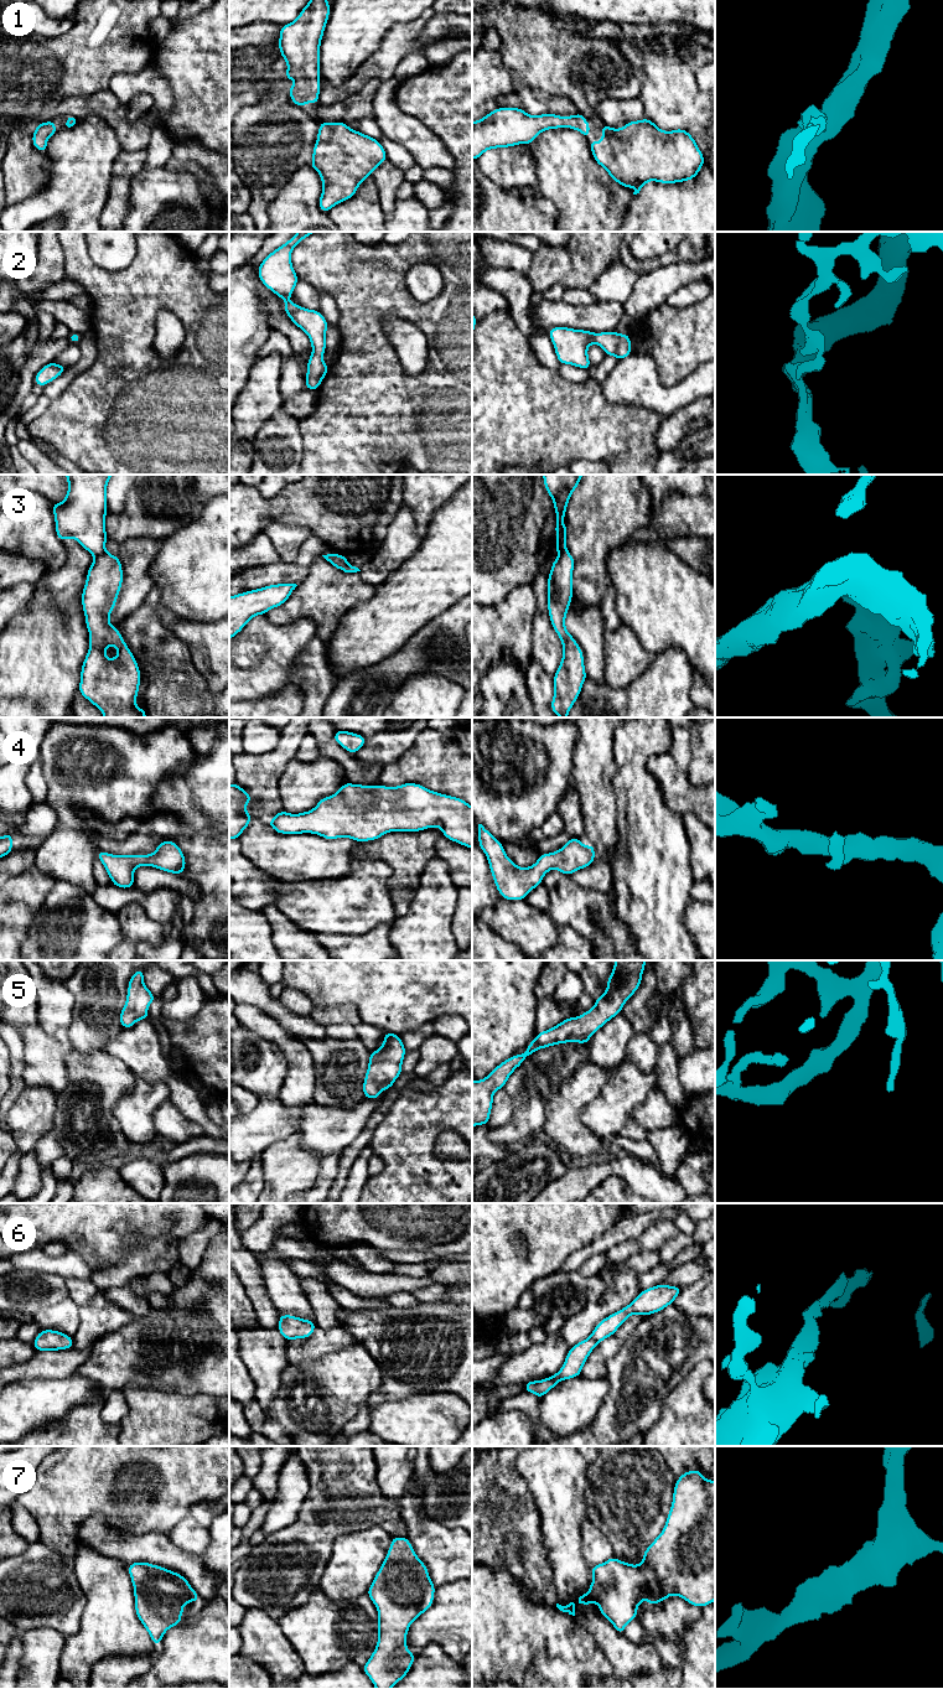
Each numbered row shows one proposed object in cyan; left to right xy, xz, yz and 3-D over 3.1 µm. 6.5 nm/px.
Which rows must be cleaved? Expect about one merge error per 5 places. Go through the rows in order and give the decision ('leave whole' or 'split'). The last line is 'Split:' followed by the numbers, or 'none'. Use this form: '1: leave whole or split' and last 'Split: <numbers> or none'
1: leave whole
2: leave whole
3: split
4: leave whole
5: leave whole
6: leave whole
7: leave whole
Split: 3

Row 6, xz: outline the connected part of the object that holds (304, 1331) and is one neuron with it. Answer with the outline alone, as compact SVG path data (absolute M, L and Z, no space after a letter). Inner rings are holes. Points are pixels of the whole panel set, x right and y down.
M279 1315L278 1331L286 1341L309 1338L317 1326L311 1320L300 1318L292 1315Z

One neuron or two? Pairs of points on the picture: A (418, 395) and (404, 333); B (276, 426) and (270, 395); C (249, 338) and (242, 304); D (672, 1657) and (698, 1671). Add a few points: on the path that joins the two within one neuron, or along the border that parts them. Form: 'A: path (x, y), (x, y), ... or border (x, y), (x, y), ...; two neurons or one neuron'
A: border (395, 352), (405, 373), (412, 376), (419, 374); two neurons
B: border (280, 407), (255, 436); two neurons
C: path (242, 330), (242, 312); one neuron
D: border (682, 1633), (679, 1640), (682, 1664), (679, 1667); two neurons

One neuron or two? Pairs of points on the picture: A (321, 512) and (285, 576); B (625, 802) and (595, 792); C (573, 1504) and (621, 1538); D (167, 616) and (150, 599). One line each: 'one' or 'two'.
A: two
B: two
C: two
D: one

